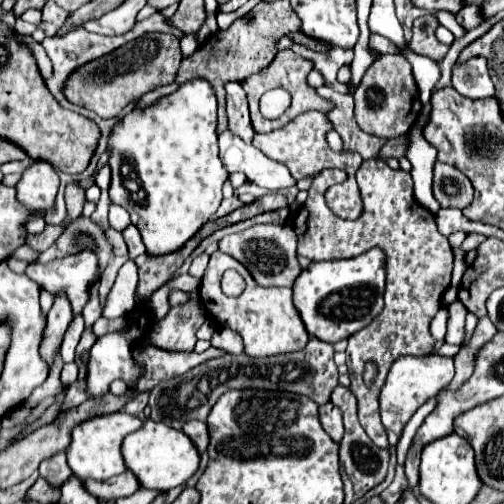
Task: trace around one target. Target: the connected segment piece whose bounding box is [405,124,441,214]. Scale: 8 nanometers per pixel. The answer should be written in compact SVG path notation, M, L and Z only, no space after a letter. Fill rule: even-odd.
M418 124L410 129L409 144L407 144L407 154L405 156L411 162L411 176L413 176L413 182L415 182L417 202L435 214L441 208L439 202L433 196L433 190L431 190L435 148L423 138Z

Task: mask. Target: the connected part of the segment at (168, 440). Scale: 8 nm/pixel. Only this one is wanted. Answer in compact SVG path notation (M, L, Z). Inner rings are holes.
M147 420L139 432L133 432L123 440L123 458L127 468L139 478L139 484L151 490L171 490L179 484L185 484L199 470L201 462L197 446L183 430L175 430L153 420Z

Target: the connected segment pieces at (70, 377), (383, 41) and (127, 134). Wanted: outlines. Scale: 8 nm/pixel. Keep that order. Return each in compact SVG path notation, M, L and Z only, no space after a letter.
M75 362L64 364L60 374L61 382L68 385L74 383L77 380L78 372L79 369Z
M370 34L369 47L380 54L400 54L401 51L397 50L395 45L383 36L378 34Z
M193 78L179 86L169 96L159 98L153 106L145 110L129 112L121 124L115 126L109 138L109 166L111 166L111 188L109 198L125 206L131 214L131 222L139 228L143 244L149 256L171 254L185 246L211 214L221 204L221 188L227 180L227 170L219 160L217 148L217 96L213 86L205 78Z

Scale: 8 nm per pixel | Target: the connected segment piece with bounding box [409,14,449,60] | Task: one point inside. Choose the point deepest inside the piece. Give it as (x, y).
(423, 41)

